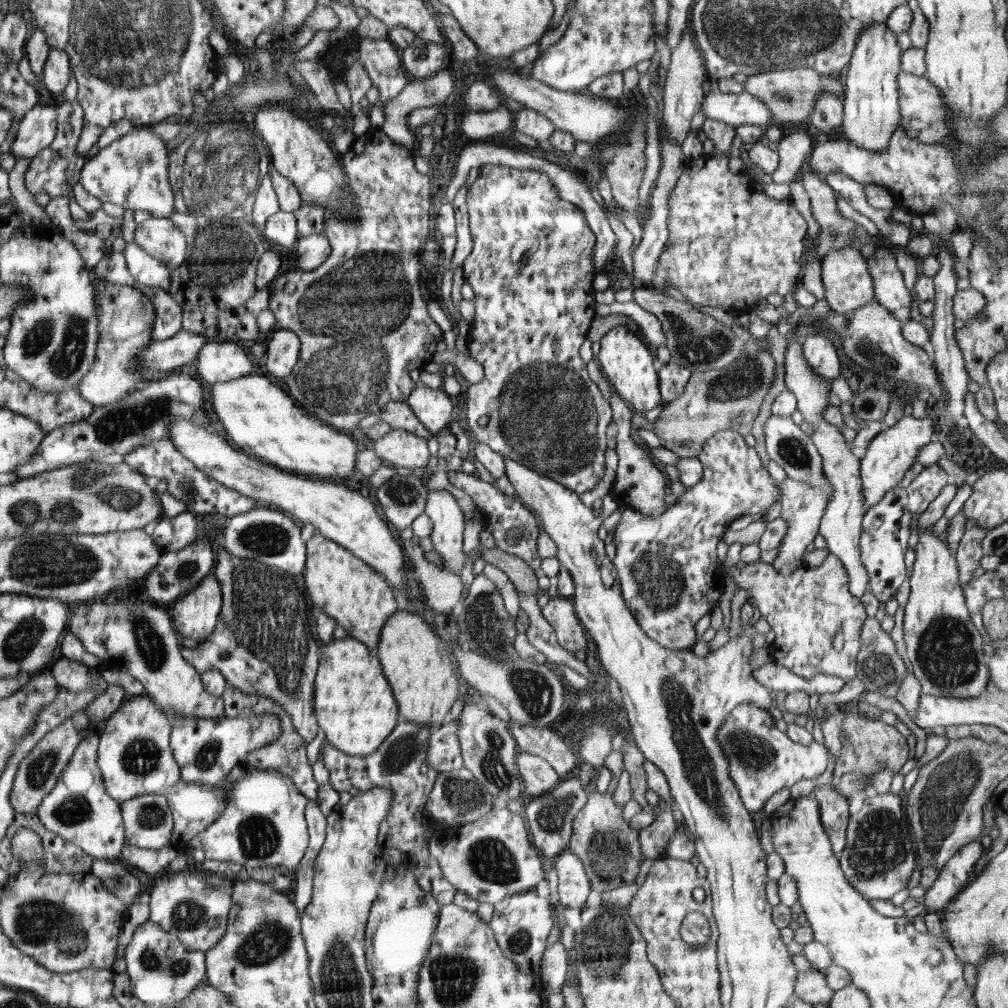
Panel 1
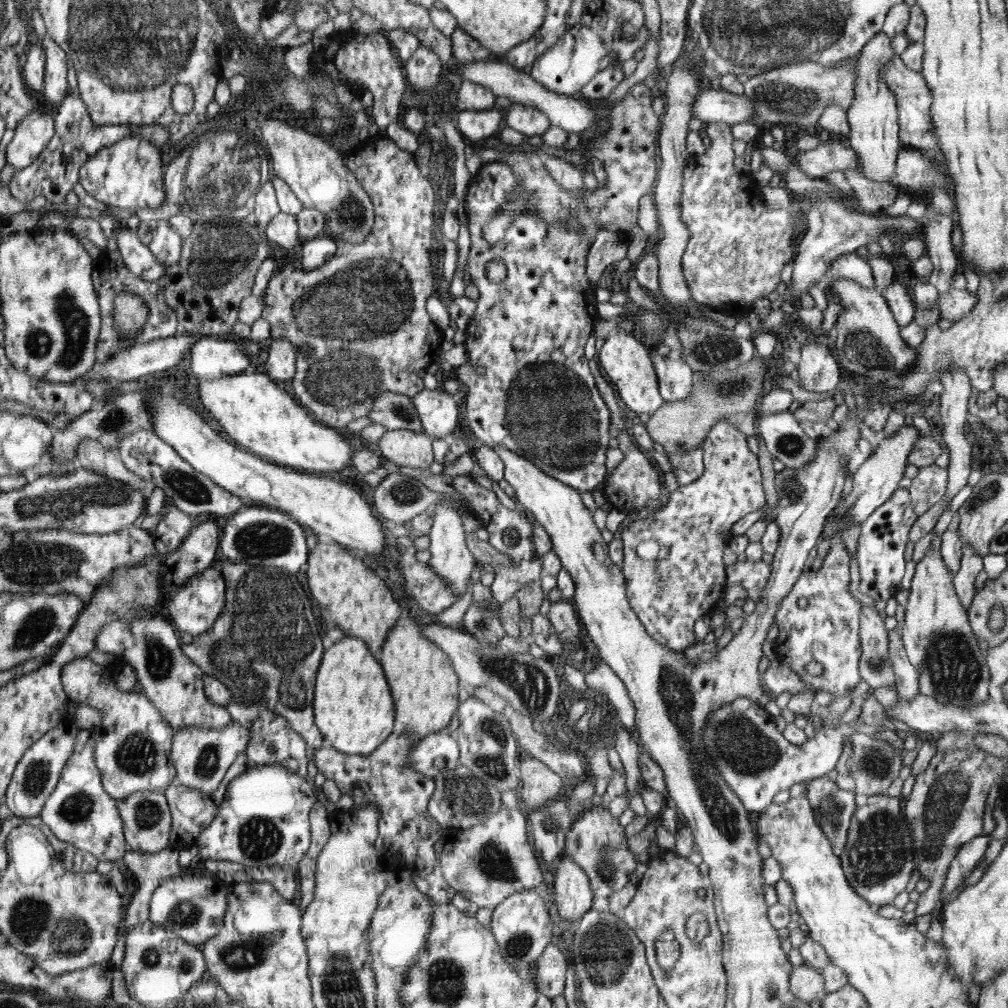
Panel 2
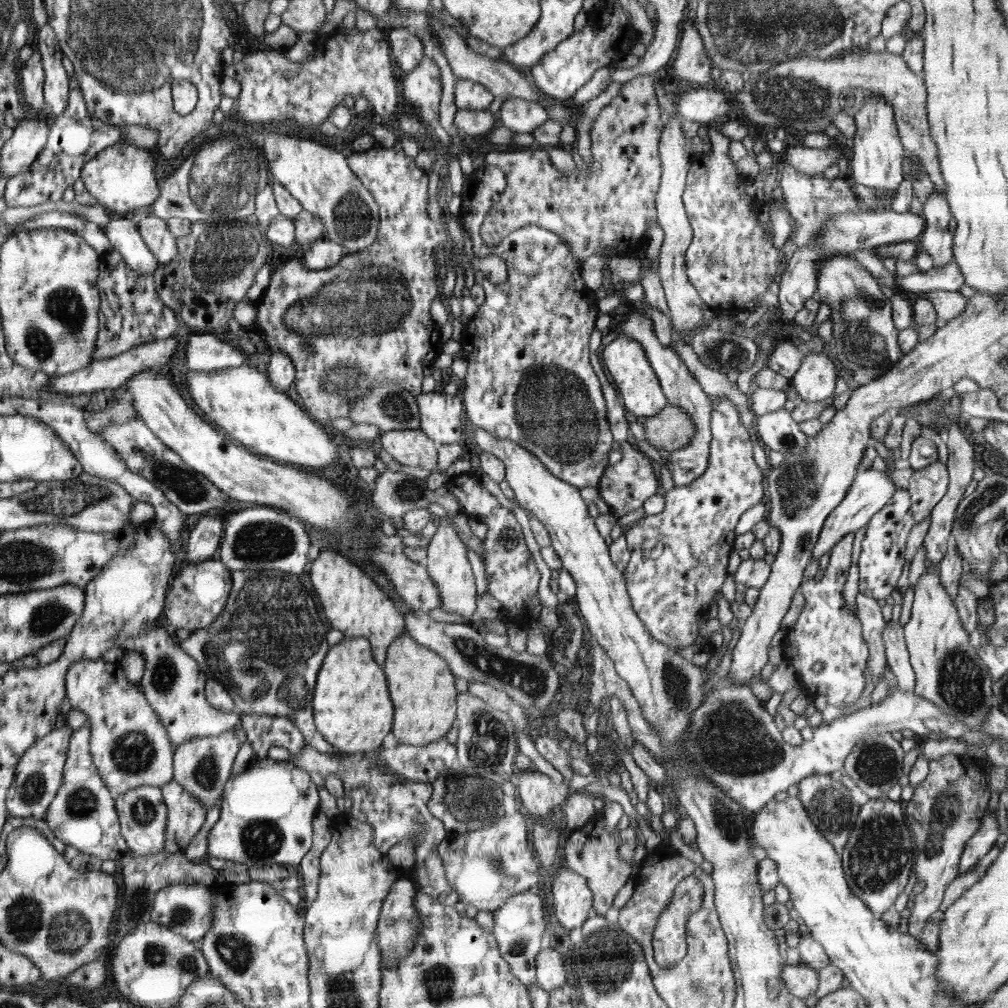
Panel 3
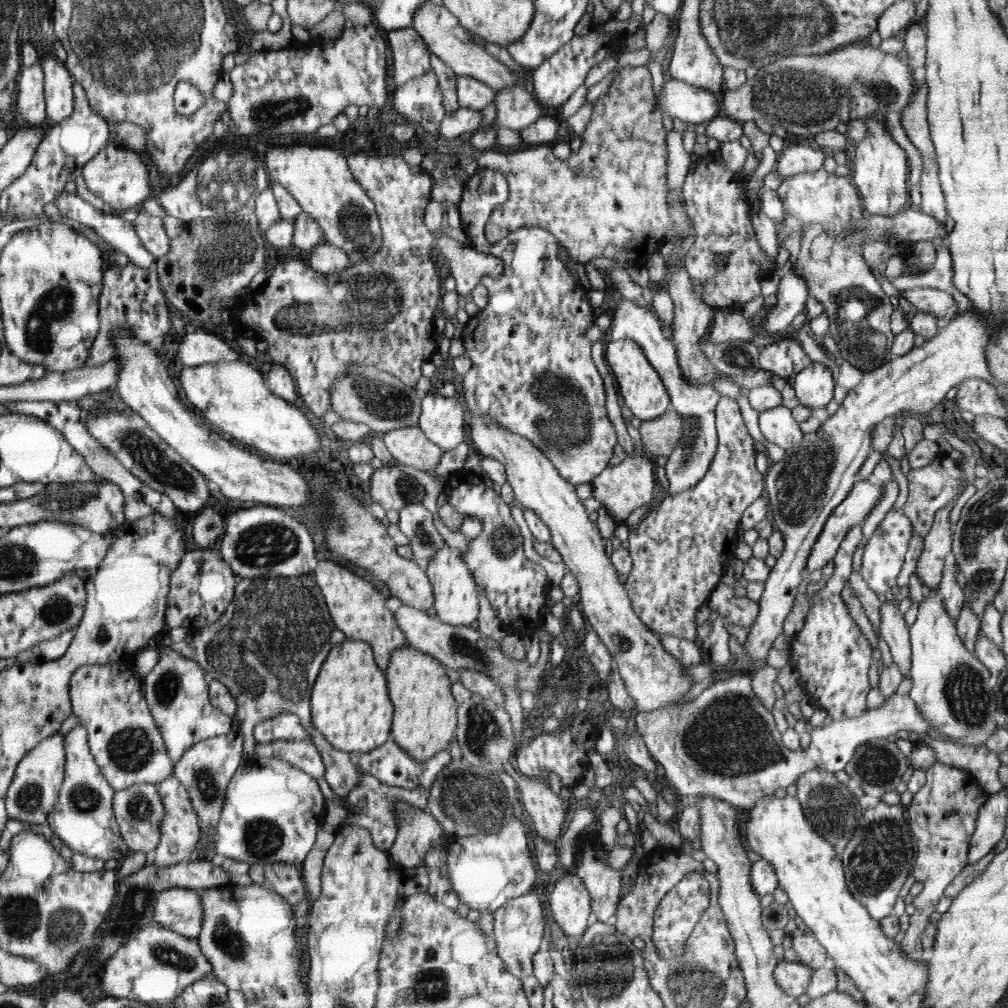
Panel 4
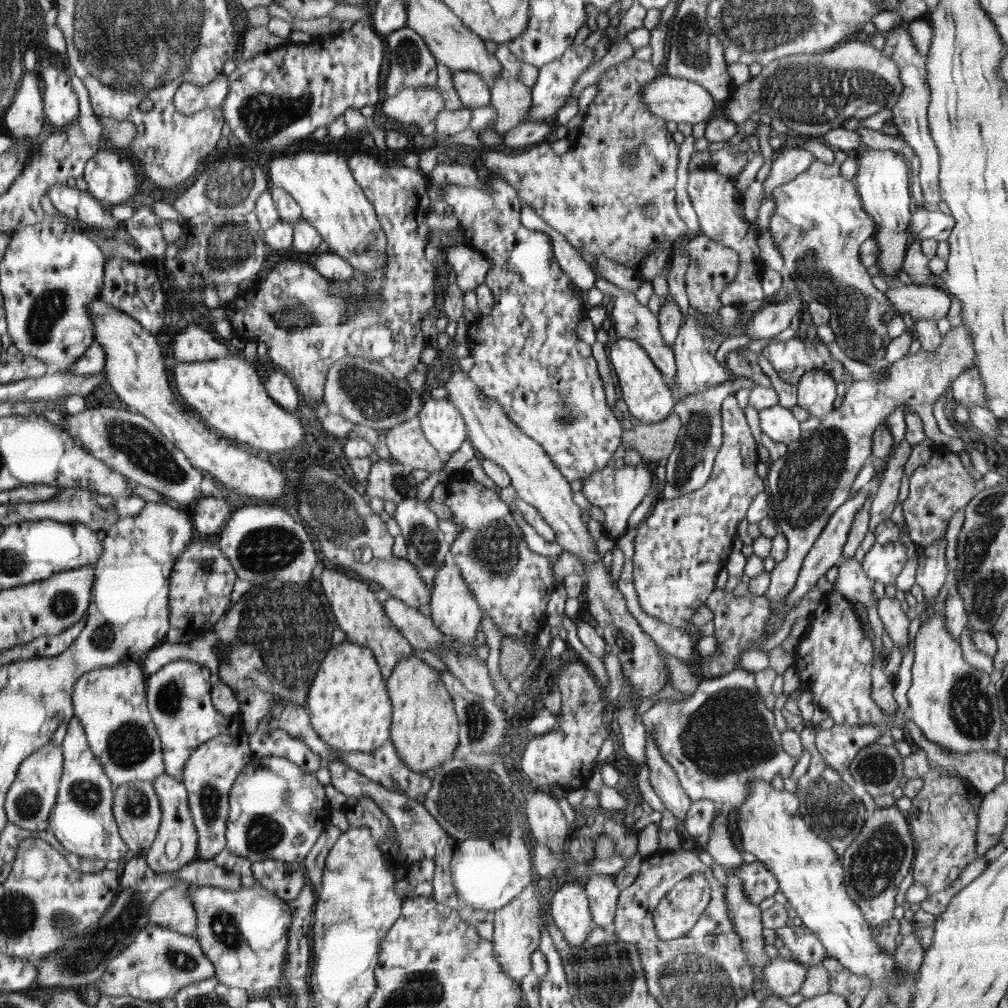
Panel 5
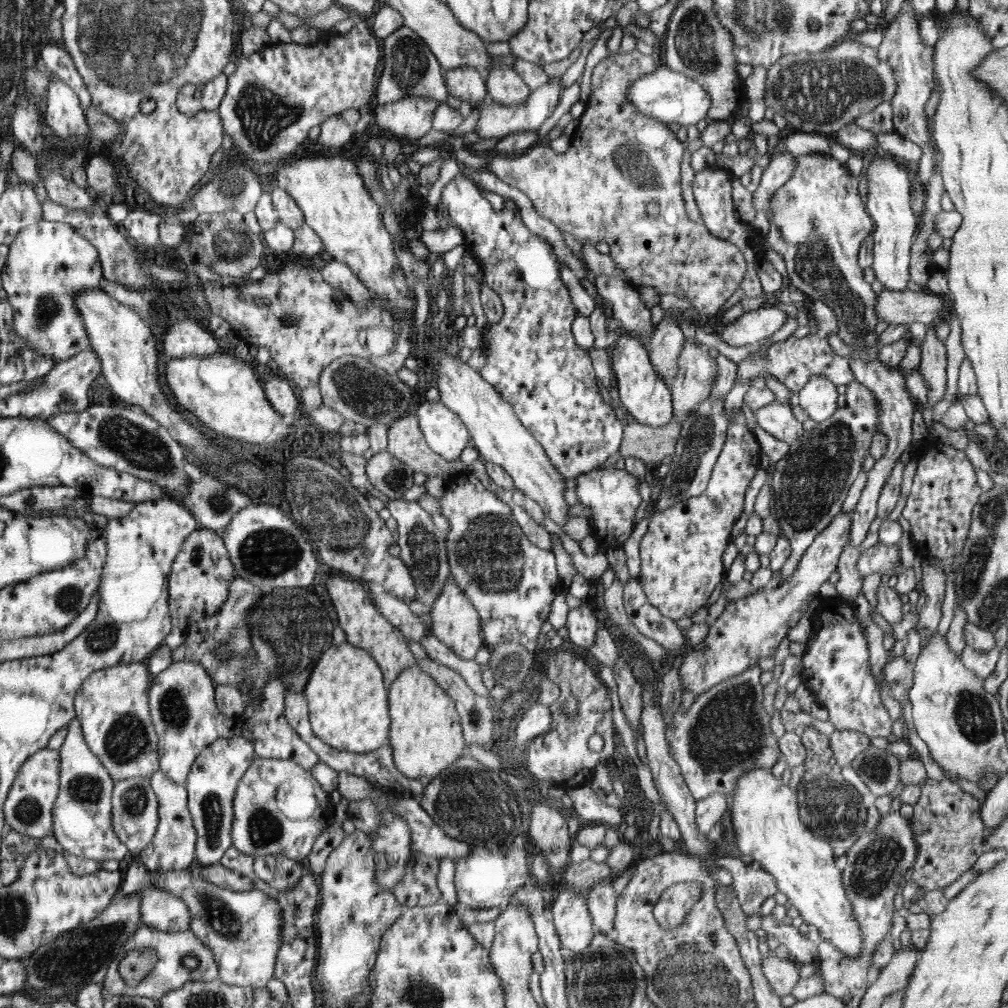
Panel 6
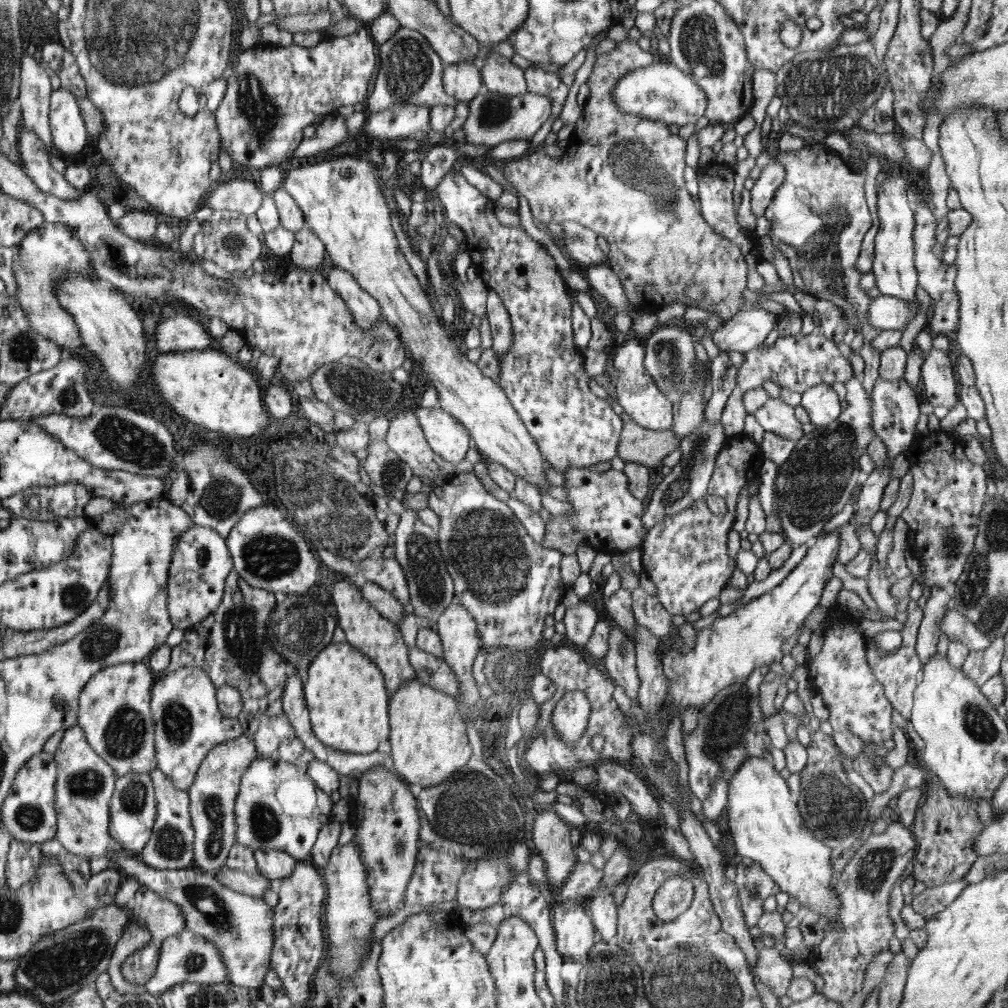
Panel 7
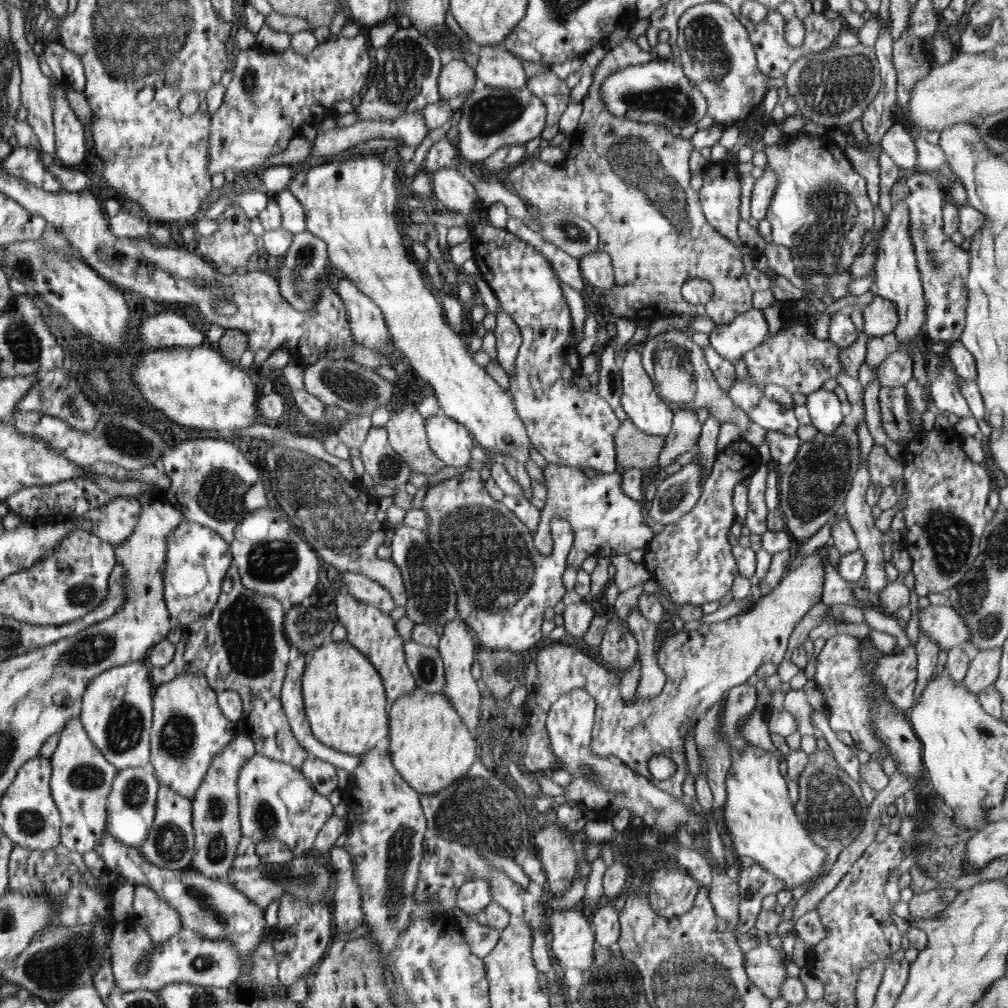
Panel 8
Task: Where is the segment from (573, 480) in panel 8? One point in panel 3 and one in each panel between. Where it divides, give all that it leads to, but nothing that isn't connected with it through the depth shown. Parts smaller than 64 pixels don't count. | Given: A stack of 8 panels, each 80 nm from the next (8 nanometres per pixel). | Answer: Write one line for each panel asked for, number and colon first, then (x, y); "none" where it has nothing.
3: (625, 486)
4: (622, 488)
5: (617, 491)
6: (613, 494)
7: (606, 515)

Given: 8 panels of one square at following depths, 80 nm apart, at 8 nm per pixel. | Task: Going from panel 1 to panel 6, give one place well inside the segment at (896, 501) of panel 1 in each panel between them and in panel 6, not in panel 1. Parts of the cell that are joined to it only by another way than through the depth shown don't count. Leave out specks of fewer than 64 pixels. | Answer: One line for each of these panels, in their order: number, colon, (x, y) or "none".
2: (884, 534)
3: (881, 562)
4: (884, 554)
5: (883, 562)
6: (880, 558)

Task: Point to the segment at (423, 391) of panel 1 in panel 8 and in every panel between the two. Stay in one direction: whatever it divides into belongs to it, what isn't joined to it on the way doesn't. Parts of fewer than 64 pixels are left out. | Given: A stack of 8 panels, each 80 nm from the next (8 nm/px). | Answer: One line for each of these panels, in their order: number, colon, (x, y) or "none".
2: (437, 410)
3: (440, 413)
4: (442, 418)
5: (441, 421)
6: (445, 432)
7: (447, 436)
8: (449, 439)

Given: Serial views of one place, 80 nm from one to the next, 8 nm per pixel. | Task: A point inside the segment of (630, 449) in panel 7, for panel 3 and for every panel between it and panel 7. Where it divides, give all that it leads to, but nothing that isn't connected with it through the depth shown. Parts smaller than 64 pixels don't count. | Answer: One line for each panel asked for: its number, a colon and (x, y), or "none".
3: (671, 429)
4: (659, 437)
5: (653, 441)
6: (650, 444)

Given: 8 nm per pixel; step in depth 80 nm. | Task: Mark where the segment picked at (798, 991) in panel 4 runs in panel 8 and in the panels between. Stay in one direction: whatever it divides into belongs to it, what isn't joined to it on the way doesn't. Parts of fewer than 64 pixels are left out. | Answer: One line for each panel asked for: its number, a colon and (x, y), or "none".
5: (784, 977)
6: (782, 974)
7: (773, 969)
8: (766, 967)

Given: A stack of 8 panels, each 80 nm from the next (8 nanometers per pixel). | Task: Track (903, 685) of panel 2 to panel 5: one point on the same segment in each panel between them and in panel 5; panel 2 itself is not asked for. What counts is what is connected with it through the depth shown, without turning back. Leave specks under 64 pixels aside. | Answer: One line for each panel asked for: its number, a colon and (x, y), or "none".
3: (897, 655)
4: (894, 631)
5: (895, 621)

